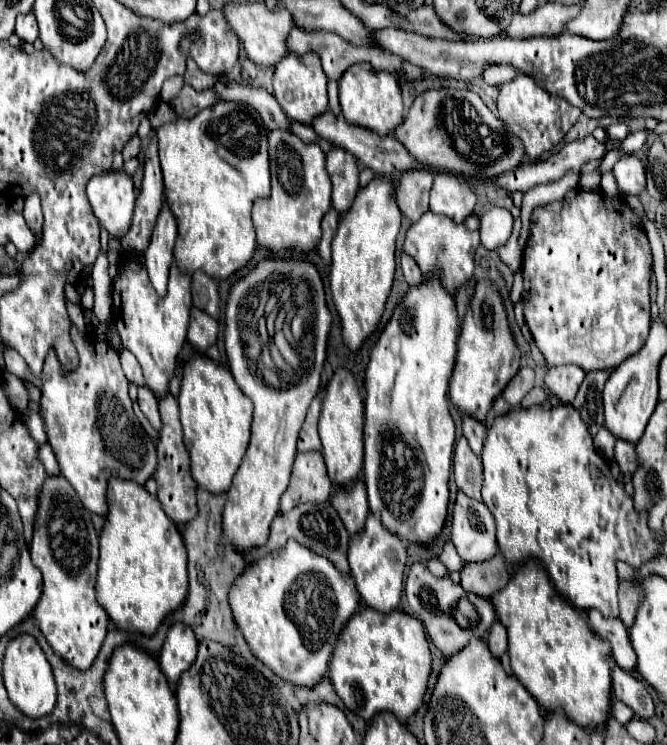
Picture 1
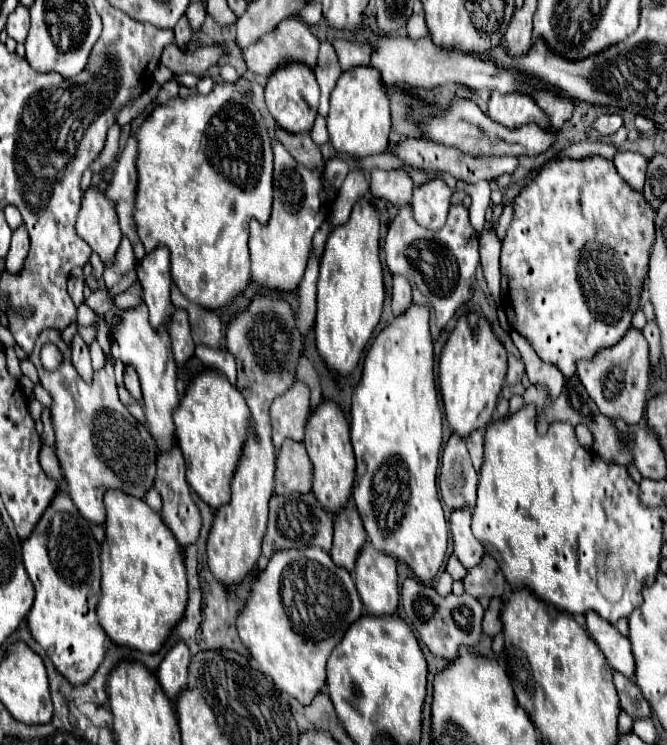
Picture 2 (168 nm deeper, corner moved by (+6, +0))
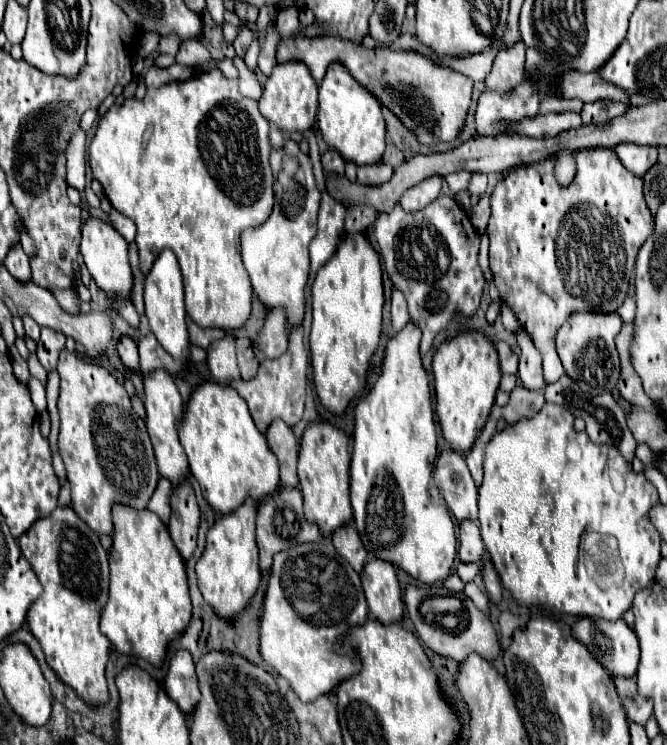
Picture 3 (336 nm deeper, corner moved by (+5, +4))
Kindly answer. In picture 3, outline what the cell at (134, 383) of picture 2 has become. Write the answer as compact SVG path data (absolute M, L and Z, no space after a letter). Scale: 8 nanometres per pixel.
M124 335L118 339L118 355L126 367L132 367L132 369L138 367L138 347L132 337Z

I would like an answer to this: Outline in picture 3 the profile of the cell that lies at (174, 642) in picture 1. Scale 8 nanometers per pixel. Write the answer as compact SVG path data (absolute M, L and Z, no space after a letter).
M178 651L172 661L166 675L166 693L172 701L178 703L182 713L190 715L192 707L200 701L200 689L196 681L194 661L188 651Z

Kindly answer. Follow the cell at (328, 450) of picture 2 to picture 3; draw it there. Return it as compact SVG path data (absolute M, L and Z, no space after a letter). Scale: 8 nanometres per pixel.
M320 421L310 423L300 441L298 479L304 497L304 517L310 523L318 525L322 537L330 537L338 527L350 523L354 517L348 491L348 469L350 469L348 437L330 423Z

